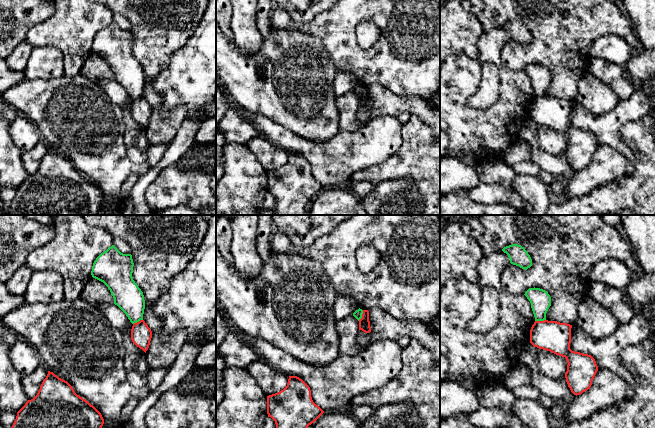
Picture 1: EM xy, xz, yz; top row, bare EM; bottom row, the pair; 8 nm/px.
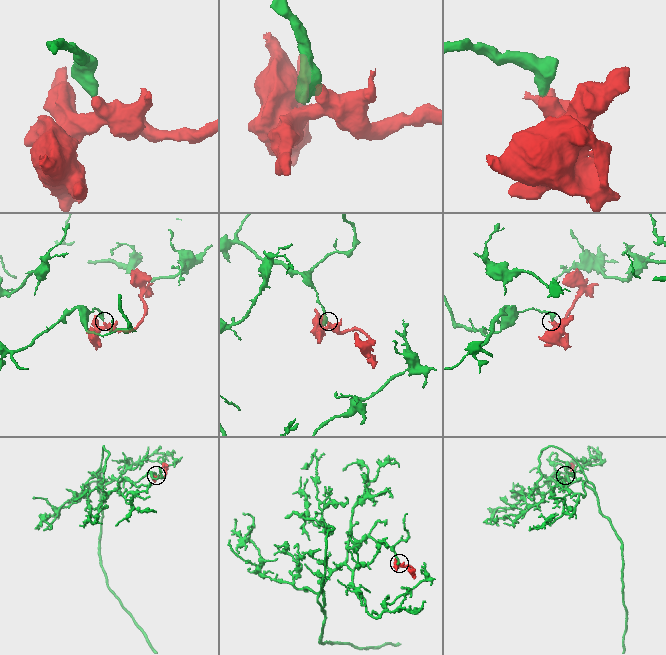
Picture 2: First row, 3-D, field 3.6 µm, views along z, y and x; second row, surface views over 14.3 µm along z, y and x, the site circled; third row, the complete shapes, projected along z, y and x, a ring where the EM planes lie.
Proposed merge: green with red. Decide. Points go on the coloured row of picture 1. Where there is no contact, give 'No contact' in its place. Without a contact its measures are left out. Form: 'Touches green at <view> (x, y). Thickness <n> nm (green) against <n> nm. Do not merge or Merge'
Touches green at xz (361, 315). Thickness 70 nm (green) against 100 nm. Do not merge

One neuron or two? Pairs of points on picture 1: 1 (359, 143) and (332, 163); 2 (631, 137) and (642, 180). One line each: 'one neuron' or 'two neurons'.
1: one neuron
2: one neuron

